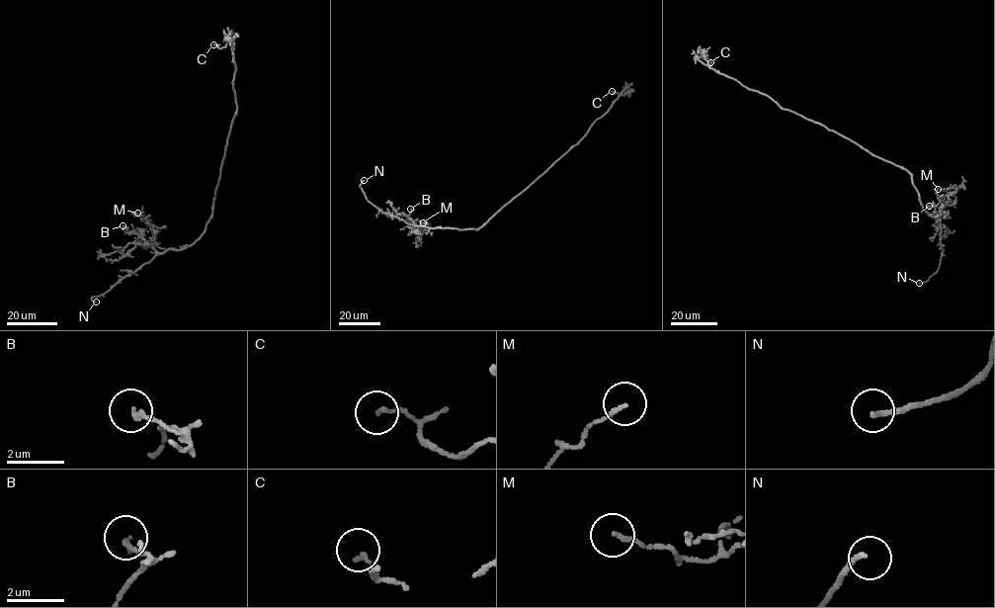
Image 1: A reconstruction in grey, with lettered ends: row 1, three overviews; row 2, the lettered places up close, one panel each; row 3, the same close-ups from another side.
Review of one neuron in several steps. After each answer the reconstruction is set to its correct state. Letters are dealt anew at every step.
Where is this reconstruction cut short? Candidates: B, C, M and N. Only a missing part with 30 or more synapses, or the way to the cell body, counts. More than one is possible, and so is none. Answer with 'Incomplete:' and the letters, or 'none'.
Incomplete: N

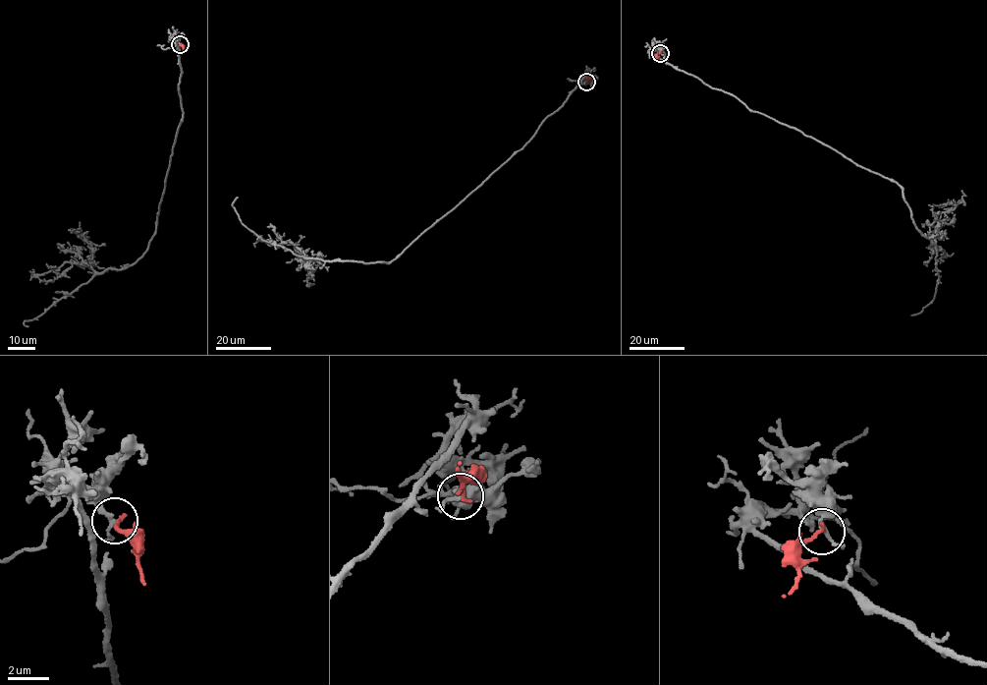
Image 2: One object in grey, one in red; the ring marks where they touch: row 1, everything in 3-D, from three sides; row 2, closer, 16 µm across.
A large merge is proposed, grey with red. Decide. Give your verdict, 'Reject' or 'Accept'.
Accept

